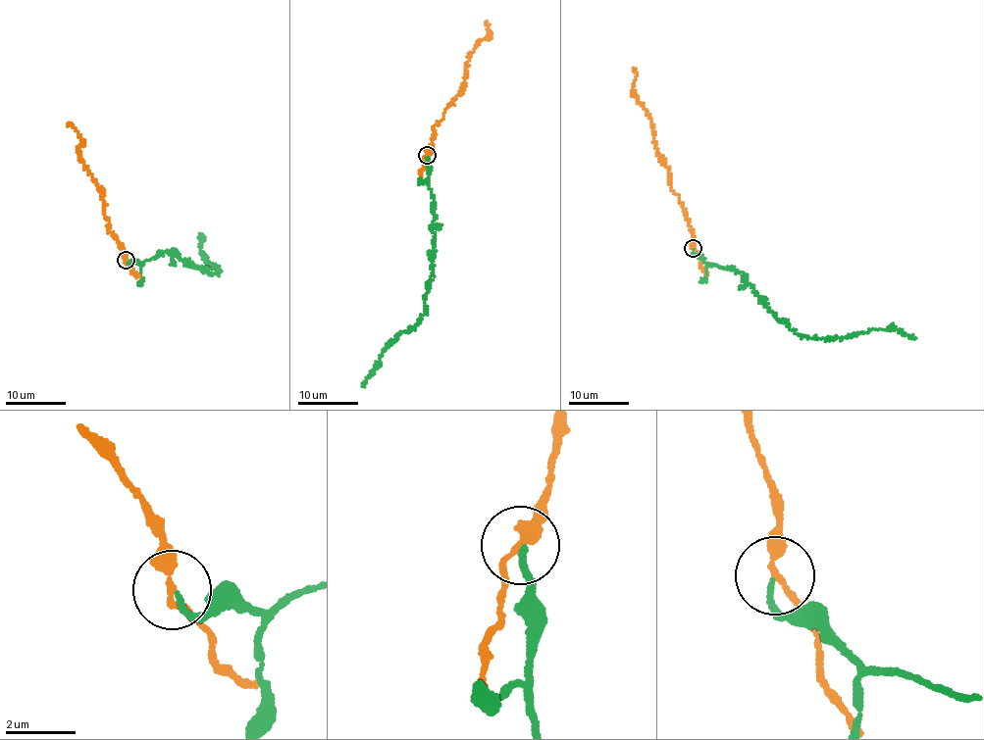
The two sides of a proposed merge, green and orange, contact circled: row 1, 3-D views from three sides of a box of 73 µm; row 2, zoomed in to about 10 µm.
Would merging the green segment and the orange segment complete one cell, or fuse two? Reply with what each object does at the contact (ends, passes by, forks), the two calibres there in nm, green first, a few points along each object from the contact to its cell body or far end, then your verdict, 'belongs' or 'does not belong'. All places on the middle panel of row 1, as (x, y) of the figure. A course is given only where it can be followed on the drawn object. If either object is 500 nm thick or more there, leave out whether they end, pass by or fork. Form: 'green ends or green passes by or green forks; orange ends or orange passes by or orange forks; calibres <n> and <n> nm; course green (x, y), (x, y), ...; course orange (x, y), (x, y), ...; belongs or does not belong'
green ends; orange passes by; calibres 160 and 200 nm; course green (427, 156), (434, 220), (426, 313), (381, 352), (374, 370), (361, 387); course orange (427, 156), (432, 151), (434, 128), (459, 95), (470, 58), (480, 40), (491, 33), (487, 23); does not belong

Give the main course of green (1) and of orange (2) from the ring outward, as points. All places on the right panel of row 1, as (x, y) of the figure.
1: (693, 248), (707, 264), (742, 272), (777, 319), (804, 337), (842, 338), (875, 329), (916, 338)
2: (693, 248), (694, 236), (680, 198), (670, 186), (670, 173), (658, 151), (649, 116), (636, 99), (633, 70)

